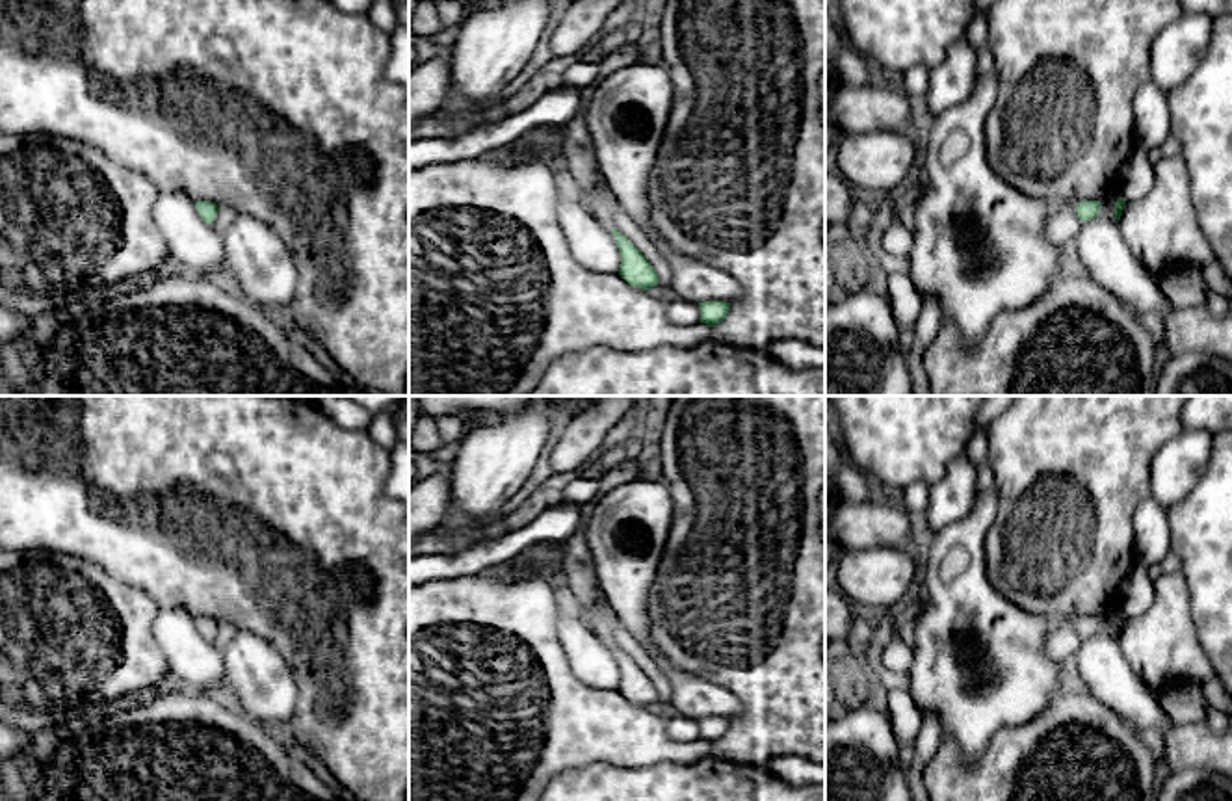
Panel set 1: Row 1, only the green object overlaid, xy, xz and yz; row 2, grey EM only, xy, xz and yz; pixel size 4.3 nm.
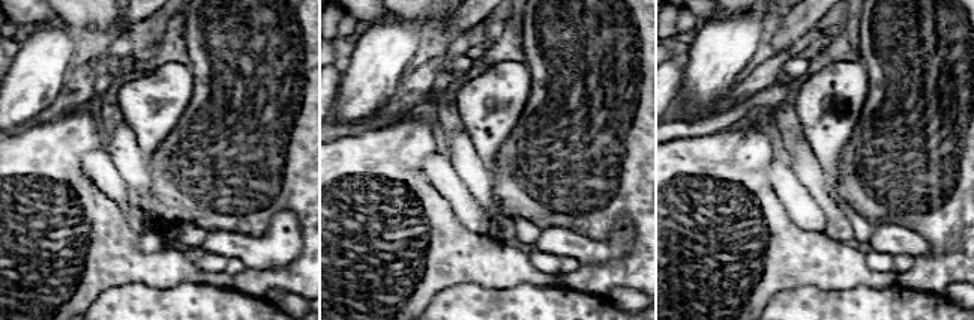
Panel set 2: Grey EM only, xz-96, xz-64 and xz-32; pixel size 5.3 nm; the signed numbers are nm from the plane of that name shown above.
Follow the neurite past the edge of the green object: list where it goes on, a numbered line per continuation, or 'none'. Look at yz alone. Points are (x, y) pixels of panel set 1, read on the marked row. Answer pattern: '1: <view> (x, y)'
1: yz (1054, 205)

